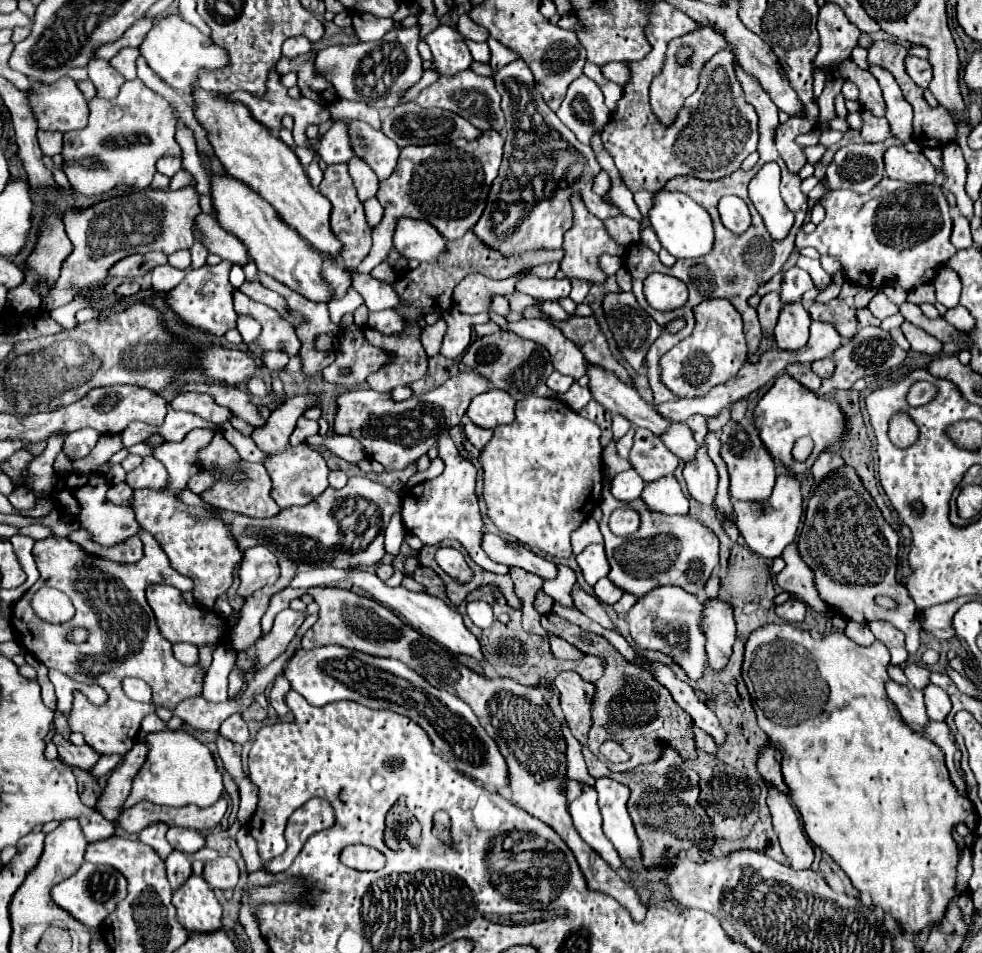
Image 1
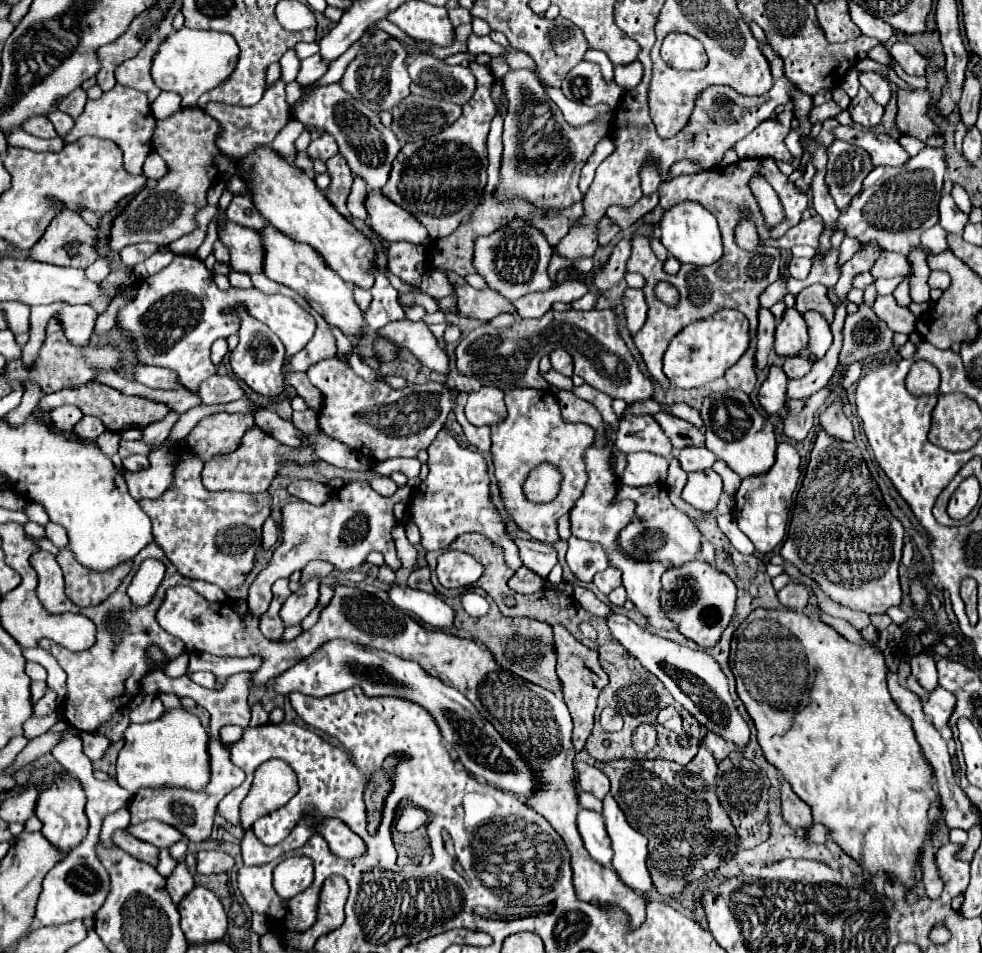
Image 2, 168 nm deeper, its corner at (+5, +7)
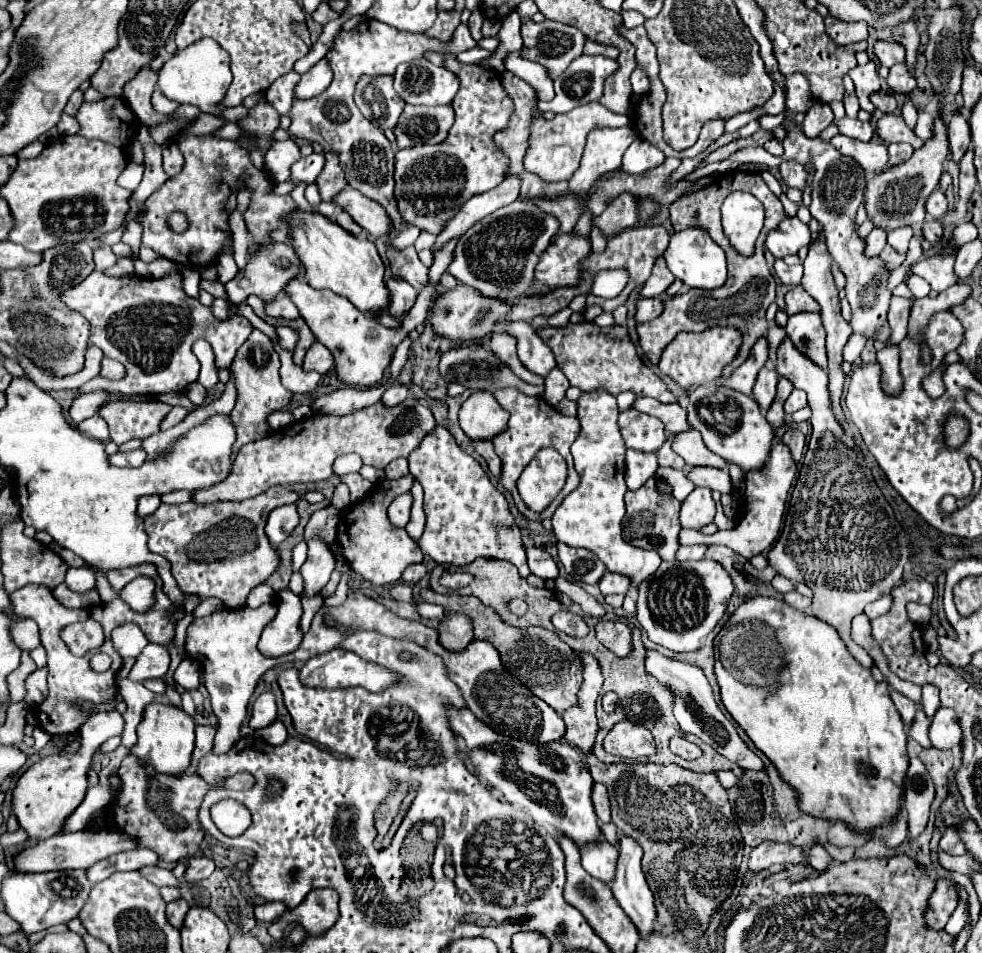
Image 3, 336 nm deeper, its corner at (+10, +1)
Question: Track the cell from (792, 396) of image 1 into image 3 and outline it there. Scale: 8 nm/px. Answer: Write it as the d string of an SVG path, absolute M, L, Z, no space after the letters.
M762 369L756 377L756 385L754 385L754 397L756 401L760 403L760 409L762 413L768 411L770 403L774 401L774 395L776 395L776 383L778 383L778 373L776 371L770 371L770 369Z

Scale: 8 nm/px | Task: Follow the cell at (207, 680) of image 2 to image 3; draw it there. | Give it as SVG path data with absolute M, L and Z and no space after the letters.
M186 657L180 665L178 665L178 669L174 671L174 681L180 685L180 687L184 687L184 689L198 689L198 685L200 685L200 675L202 675L202 667L200 667L200 663L196 661L196 659L192 659L192 657Z

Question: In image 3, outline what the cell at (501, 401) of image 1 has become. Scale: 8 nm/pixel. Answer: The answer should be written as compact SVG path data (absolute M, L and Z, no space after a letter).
M490 391L472 393L460 407L460 427L472 441L494 439L506 429L508 413Z

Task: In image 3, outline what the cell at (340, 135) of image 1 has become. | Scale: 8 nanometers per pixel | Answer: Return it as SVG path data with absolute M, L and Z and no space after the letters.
M312 153L312 155L308 155L308 157L298 159L298 161L290 167L290 179L296 181L296 183L302 181L302 183L310 185L310 183L316 181L316 177L318 177L320 171L322 171L322 167L324 167L324 155Z

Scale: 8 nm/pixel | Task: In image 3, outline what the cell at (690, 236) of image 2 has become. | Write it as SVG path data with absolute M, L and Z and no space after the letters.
M686 229L682 233L674 233L668 249L664 251L664 259L670 271L692 289L712 291L726 283L726 255L702 229Z

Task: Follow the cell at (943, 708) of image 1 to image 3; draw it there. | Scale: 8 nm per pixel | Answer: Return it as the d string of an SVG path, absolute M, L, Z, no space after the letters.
M940 707L930 725L930 741L936 749L952 749L962 745L962 729L958 715L946 707Z

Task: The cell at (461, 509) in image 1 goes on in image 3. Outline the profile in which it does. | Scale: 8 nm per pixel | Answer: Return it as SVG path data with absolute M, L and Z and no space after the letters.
M436 425L408 455L408 469L424 487L426 529L418 539L420 549L438 565L464 567L474 559L504 559L518 567L522 577L530 575L520 527L508 509L506 497L490 483L480 463L466 455L446 427Z

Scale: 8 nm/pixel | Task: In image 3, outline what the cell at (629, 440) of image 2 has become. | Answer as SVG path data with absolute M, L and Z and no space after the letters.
M622 411L618 419L626 447L638 451L658 451L666 441L664 423L640 411Z

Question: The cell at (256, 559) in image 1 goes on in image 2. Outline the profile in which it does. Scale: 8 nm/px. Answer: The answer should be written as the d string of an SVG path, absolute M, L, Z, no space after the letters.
M267 519L263 523L263 531L261 531L261 549L269 551L279 539L279 525L273 519Z

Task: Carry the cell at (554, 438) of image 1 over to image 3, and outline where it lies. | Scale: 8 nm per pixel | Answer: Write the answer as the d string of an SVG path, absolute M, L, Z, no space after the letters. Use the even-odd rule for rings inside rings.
M502 387L498 391L494 391L494 397L496 401L510 413L510 421L508 421L508 429L500 435L494 437L494 449L496 449L496 455L502 459L502 477L500 477L500 483L504 485L504 489L508 489L516 501L516 507L518 511L528 517L528 519L534 519L534 521L542 521L542 519L550 519L552 513L556 511L556 507L562 503L562 499L574 491L580 483L580 477L572 465L572 455L570 455L570 445L572 441L578 437L578 431L580 431L580 423L576 417L566 417L562 413L558 413L554 407L550 407L548 403L544 403L542 397L528 397L524 395L522 391L518 391L516 387ZM542 447L556 447L558 453L566 459L568 463L568 481L564 485L564 489L556 495L556 499L540 513L528 509L516 489L516 481L520 477L520 473L524 471L524 467L528 465L528 461L534 457L534 453L538 453Z

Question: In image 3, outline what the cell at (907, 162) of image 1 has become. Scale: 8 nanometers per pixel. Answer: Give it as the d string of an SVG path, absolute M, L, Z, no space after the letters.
M836 135L830 141L842 155L852 157L864 171L874 173L878 169L884 169L888 163L888 149L882 143L874 143L874 141L858 141L846 135Z

